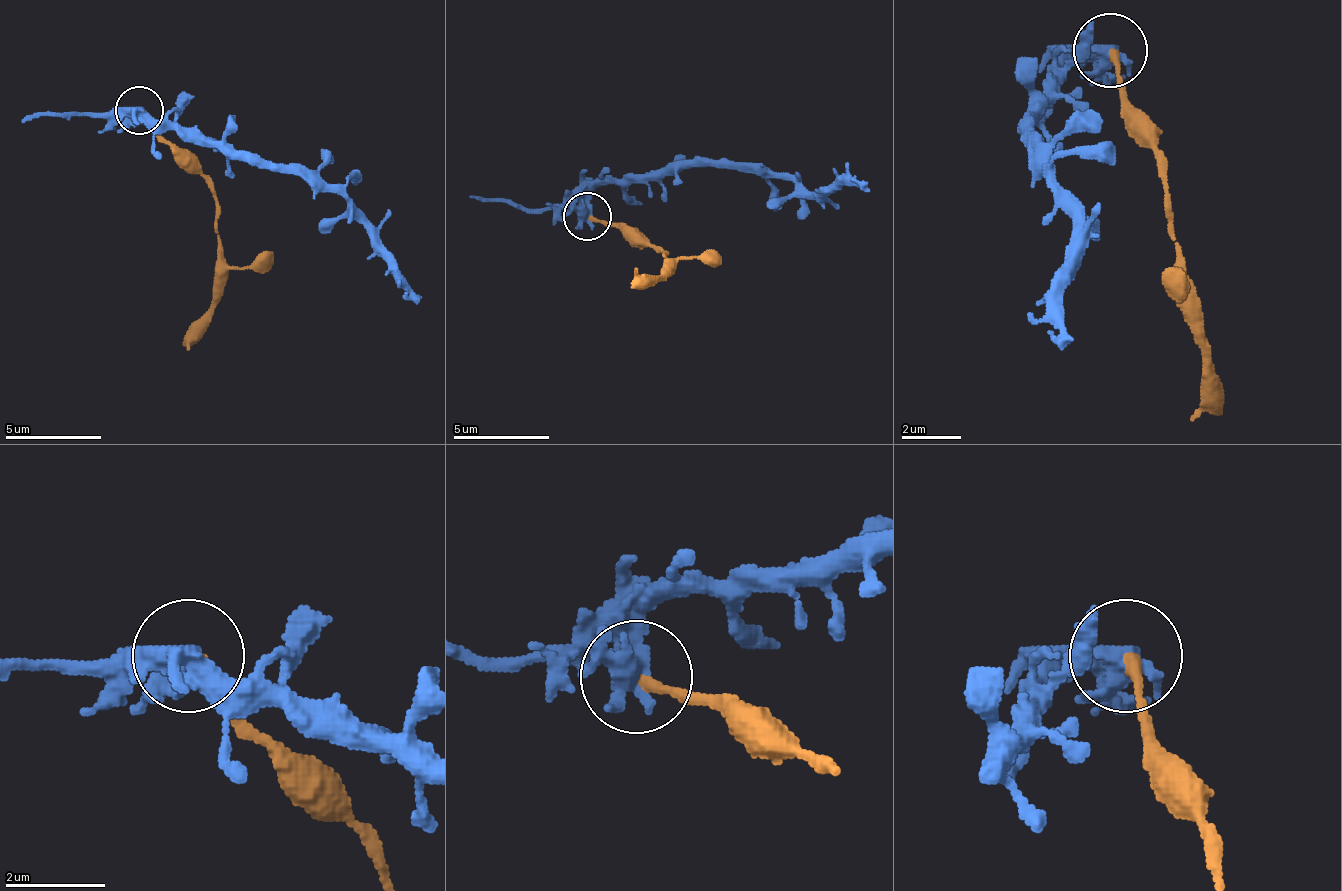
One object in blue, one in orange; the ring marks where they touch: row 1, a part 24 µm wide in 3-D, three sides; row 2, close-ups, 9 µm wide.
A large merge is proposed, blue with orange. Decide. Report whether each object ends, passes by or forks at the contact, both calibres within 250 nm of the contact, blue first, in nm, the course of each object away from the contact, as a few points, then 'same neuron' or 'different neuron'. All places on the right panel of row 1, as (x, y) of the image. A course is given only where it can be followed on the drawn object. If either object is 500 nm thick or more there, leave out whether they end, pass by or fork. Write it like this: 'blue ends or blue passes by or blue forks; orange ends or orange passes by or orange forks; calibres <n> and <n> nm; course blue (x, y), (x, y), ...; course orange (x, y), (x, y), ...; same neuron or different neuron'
blue passes by; orange ends; calibres 480 and 260 nm; course blue (1108, 52), (1071, 45), (1056, 67), (1056, 89), (1034, 111), (1034, 141), (1071, 222), (1056, 348); course orange (1108, 52), (1123, 119), (1168, 193), (1175, 304), (1205, 356), (1205, 385), (1190, 422); different neuron

